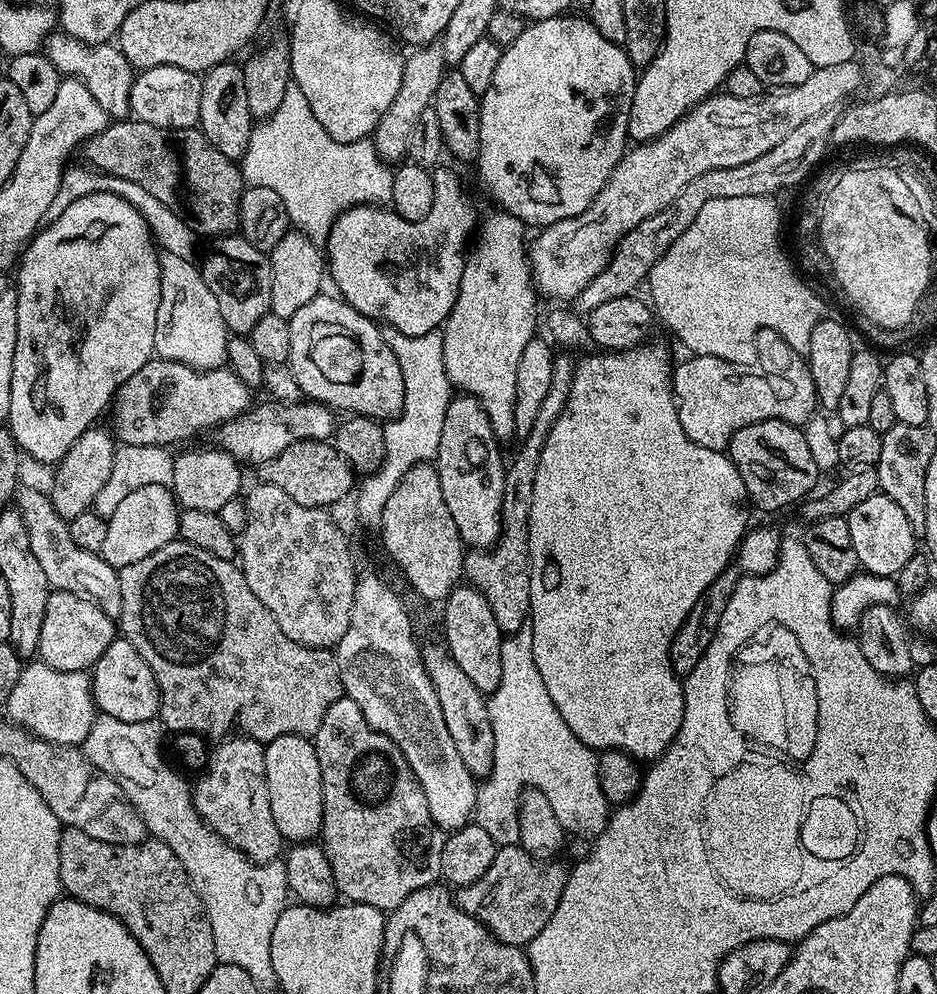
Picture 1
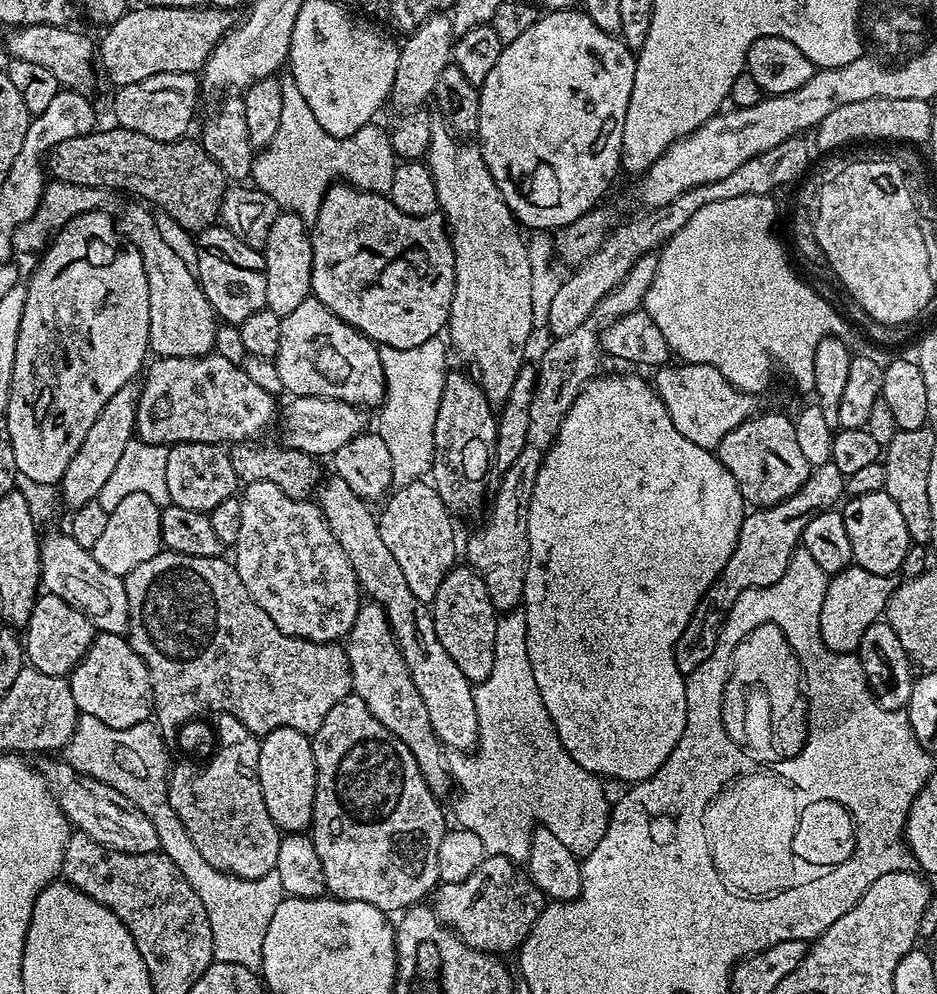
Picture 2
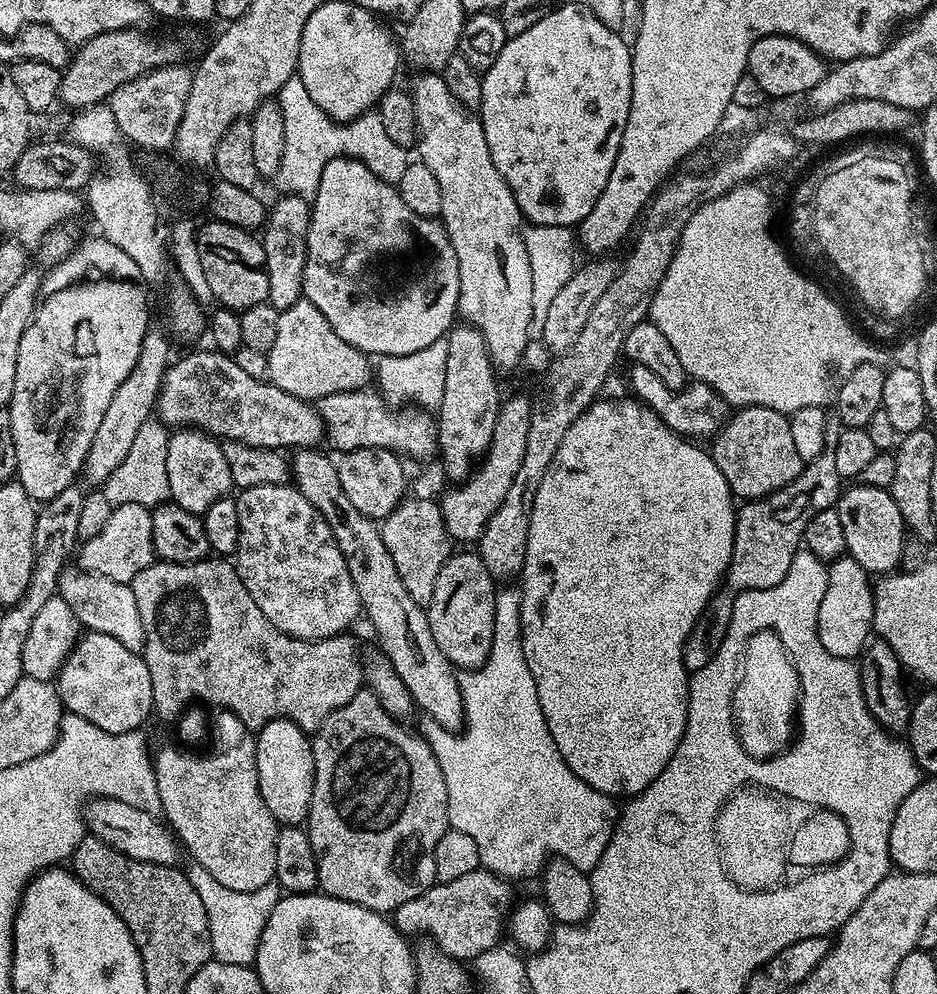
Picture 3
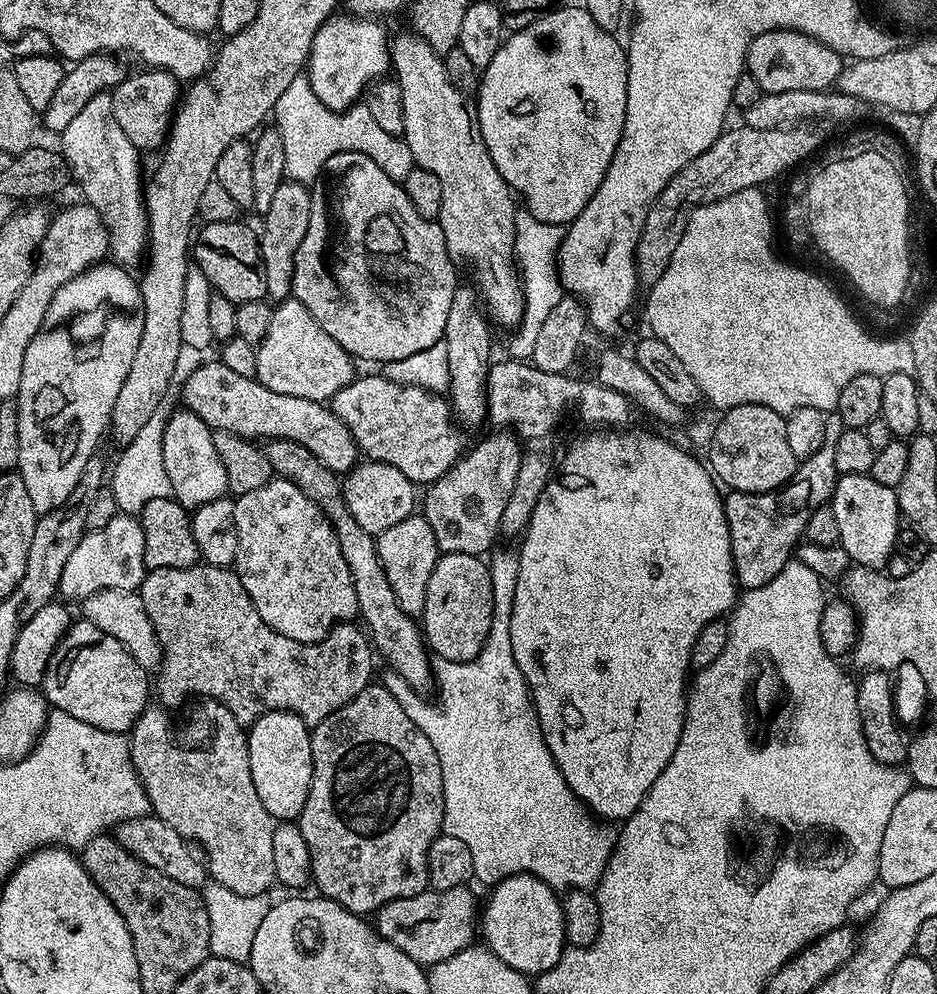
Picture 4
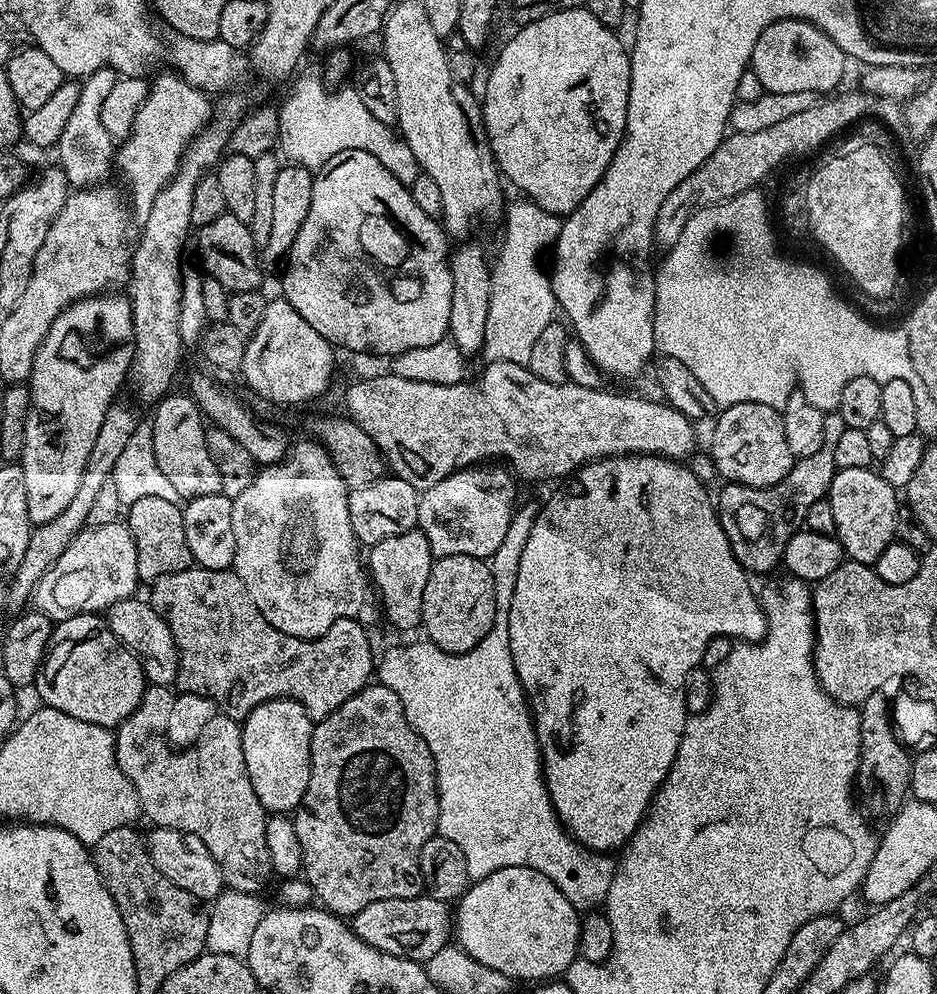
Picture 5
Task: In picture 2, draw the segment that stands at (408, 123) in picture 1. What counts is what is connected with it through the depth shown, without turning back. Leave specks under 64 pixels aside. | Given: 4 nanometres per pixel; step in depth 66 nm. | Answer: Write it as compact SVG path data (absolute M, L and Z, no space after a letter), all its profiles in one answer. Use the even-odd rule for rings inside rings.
M437 14L426 18L426 22L422 22L415 31L407 33L405 40L408 41L399 45L400 57L398 70L394 74L390 104L391 107L401 108L404 114L408 114L413 110L420 110L427 100L429 103L434 85L438 83L438 77L452 60L454 33L451 15Z

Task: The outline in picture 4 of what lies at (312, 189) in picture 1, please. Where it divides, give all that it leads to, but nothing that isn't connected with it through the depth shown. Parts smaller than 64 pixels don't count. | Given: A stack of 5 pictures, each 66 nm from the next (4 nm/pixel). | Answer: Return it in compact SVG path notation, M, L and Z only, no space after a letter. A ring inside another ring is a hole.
M304 74L294 78L294 82L290 82L290 87L283 92L282 98L278 98L274 109L274 127L282 134L282 150L286 150L284 175L287 179L297 180L300 184L311 185L320 175L329 158L339 152L366 154L371 160L378 162L378 166L382 166L382 170L386 170L386 174L390 174L390 178L401 182L414 167L407 142L394 134L386 134L386 130L382 130L382 126L378 126L378 122L374 122L374 114L370 114L367 103L357 102L344 112L330 110L326 106L322 106L322 102L318 102L307 75Z

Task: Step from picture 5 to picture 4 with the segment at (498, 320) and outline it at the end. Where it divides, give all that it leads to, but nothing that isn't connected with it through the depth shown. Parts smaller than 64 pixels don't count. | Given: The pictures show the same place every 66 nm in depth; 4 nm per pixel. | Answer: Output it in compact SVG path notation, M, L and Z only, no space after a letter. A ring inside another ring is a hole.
M527 210L517 211L515 253L524 290L524 316L514 329L516 337L508 344L509 350L512 351L509 353L513 357L531 357L534 341L538 339L541 327L545 324L547 316L550 315L550 310L554 310L554 306L558 306L562 295L558 257L565 231L566 228L563 224L542 222L530 215Z

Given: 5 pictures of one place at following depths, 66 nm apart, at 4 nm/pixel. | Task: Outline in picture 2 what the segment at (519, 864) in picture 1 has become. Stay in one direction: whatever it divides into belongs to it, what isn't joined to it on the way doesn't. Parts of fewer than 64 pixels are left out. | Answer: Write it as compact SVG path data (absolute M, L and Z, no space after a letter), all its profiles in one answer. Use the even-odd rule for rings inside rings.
M485 855L482 866L462 882L440 884L431 893L430 907L442 923L472 948L493 954L519 949L532 933L536 919L546 907L546 897L535 879L517 861Z

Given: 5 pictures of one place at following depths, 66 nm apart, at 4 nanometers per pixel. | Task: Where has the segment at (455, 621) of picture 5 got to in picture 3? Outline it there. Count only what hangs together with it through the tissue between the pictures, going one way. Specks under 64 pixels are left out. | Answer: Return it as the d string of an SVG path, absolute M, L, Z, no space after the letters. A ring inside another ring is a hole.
M453 553L435 579L431 602L426 606L430 630L439 650L453 667L463 671L480 668L488 660L493 644L496 613L495 577L482 562L479 553Z

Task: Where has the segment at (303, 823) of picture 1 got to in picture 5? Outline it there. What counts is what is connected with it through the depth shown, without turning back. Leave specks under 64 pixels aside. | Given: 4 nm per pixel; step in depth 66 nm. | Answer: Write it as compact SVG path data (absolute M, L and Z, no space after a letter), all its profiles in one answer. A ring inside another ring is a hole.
M267 700L258 705L250 715L242 721L242 754L246 758L246 774L250 774L250 786L254 786L254 794L258 794L258 802L262 802L264 811L269 814L288 814L296 809L306 794L306 786L310 786L310 742L314 722L306 714L306 710L293 700Z

